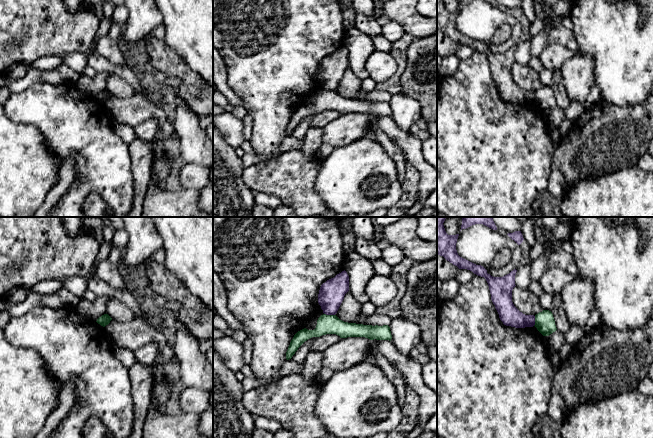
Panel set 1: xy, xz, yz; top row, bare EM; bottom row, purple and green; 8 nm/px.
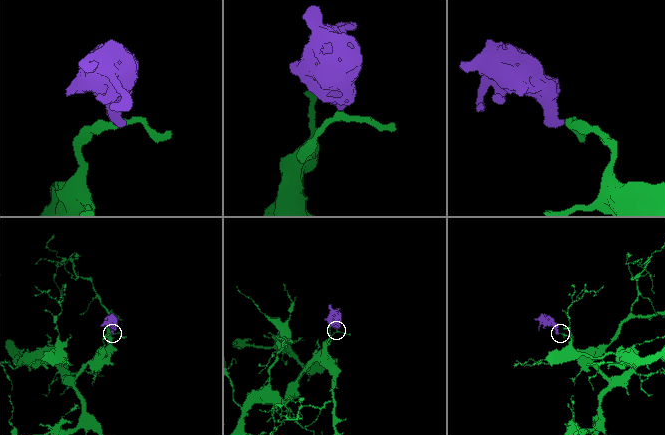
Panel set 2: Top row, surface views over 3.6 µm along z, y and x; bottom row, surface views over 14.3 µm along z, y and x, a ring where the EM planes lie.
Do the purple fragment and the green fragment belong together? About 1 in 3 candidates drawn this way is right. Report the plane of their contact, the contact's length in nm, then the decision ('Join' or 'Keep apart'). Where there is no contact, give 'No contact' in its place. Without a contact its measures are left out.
Touches purple in xz. Shared border 90 nm. Keep apart

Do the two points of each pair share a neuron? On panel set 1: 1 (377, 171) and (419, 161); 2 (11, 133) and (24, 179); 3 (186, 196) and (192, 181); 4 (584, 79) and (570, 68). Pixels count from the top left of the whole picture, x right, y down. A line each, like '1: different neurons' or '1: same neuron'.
1: different neurons
2: same neuron
3: different neurons
4: same neuron

